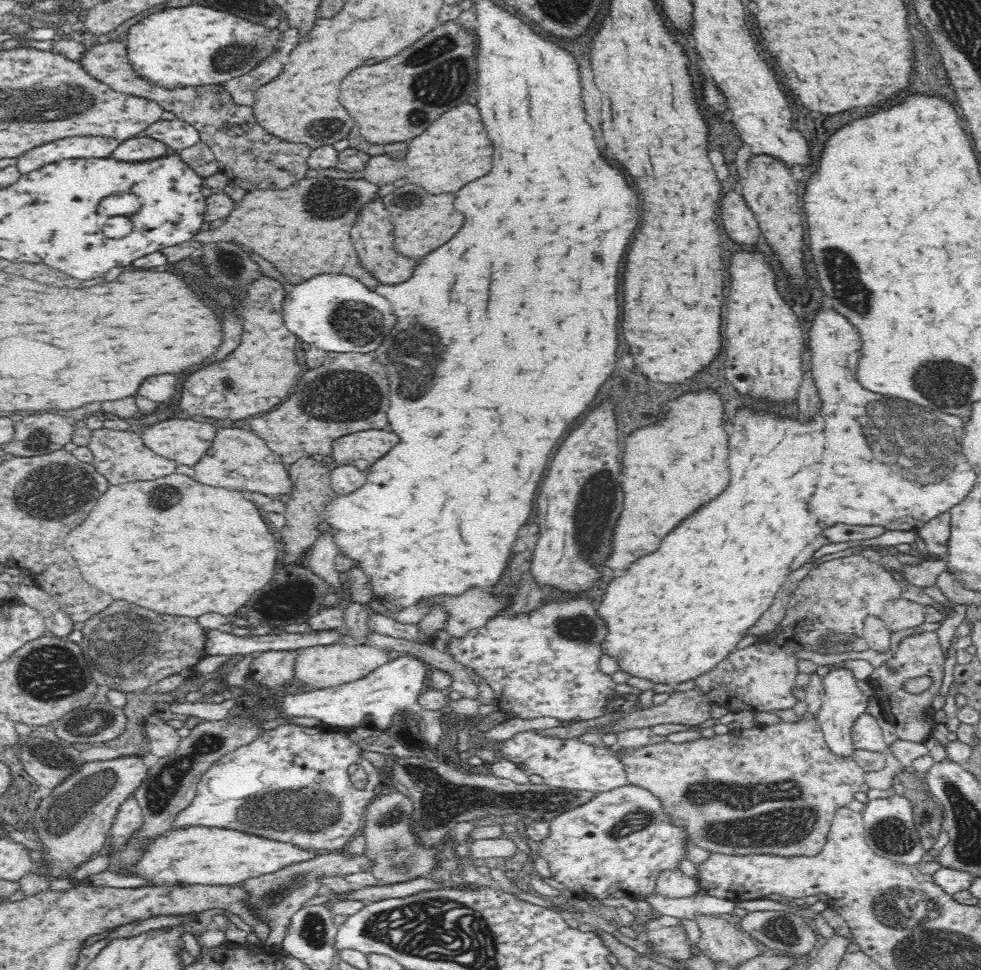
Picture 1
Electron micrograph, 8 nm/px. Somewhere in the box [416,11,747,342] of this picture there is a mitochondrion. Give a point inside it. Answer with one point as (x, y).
(597, 255)

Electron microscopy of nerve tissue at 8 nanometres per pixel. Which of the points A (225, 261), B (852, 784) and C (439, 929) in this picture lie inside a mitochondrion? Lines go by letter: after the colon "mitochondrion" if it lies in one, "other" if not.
A: mitochondrion
B: other
C: mitochondrion

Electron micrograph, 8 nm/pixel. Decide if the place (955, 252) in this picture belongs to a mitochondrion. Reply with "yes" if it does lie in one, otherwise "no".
no

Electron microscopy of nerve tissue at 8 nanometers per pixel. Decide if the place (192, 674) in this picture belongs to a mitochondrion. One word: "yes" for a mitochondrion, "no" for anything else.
no

